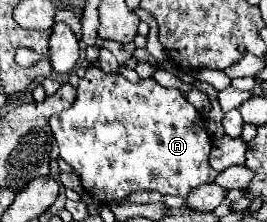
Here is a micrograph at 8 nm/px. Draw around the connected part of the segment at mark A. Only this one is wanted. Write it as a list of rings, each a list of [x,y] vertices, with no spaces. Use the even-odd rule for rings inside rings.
[[[90,66],[86,68],[86,76],[80,78],[76,102],[68,110],[52,116],[50,128],[60,148],[60,158],[74,168],[86,192],[104,204],[124,200],[136,190],[158,190],[160,194],[188,198],[196,186],[212,184],[218,176],[208,162],[212,138],[204,124],[200,124],[198,110],[186,100],[182,90],[164,88],[154,78],[132,84],[122,74],[106,74]]]

